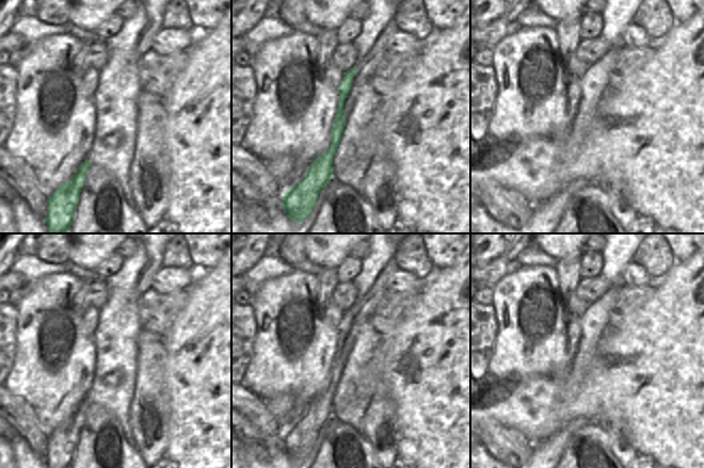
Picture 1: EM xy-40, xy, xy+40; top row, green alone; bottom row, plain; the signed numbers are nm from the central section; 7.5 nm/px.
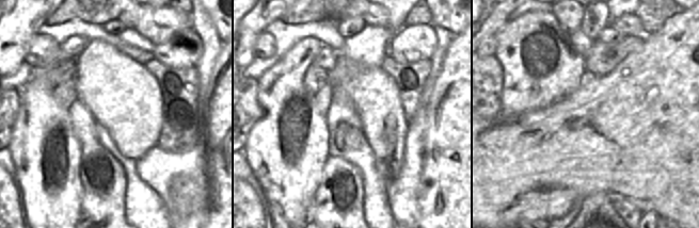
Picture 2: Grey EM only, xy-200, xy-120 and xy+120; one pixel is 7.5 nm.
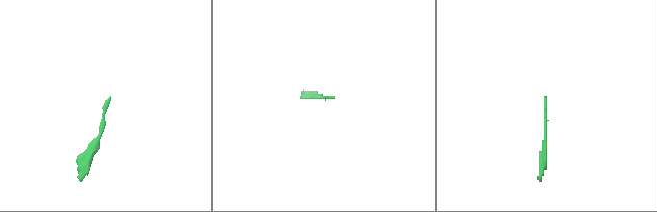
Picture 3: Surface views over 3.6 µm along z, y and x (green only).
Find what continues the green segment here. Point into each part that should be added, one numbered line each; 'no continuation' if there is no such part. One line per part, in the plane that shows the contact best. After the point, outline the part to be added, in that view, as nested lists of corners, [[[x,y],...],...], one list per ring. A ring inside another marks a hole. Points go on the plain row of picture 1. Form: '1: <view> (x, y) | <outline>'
1: xy (365, 307) | [[[393,257],[384,267],[371,289],[359,301],[356,301],[356,312],[348,332],[348,336],[343,342],[343,355],[346,359],[352,351],[354,342],[358,338],[363,327],[368,322],[371,322],[371,317],[382,295],[388,290],[388,278],[398,269],[399,268],[395,261],[395,257]]]

